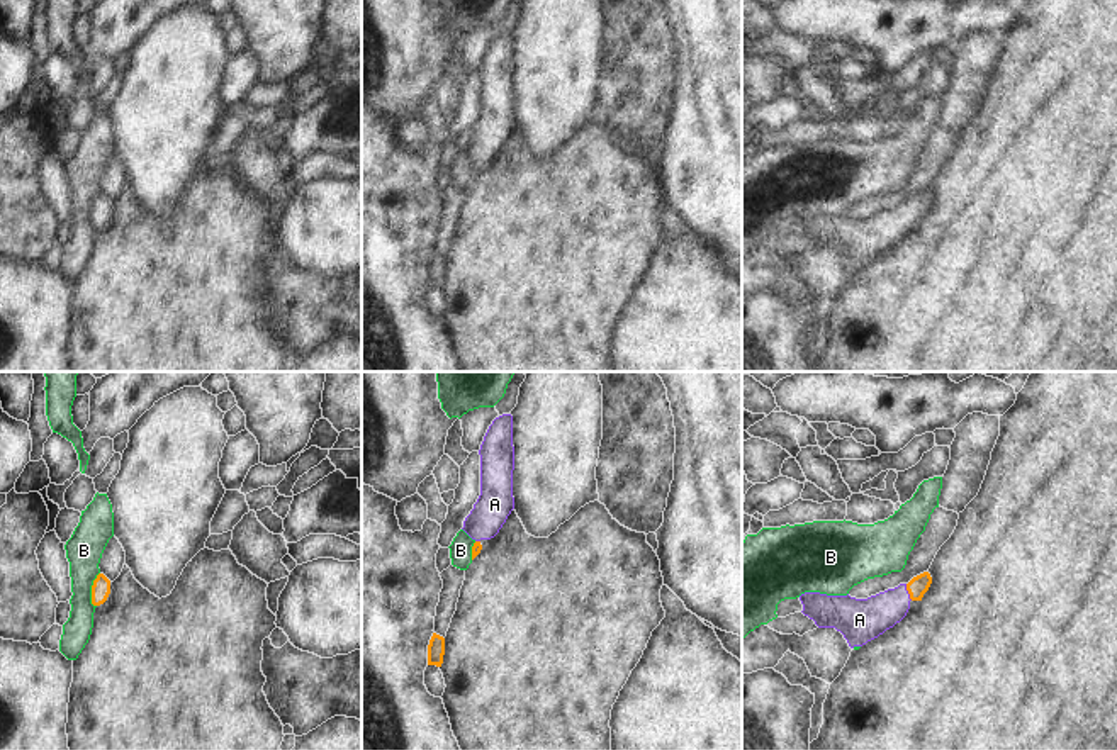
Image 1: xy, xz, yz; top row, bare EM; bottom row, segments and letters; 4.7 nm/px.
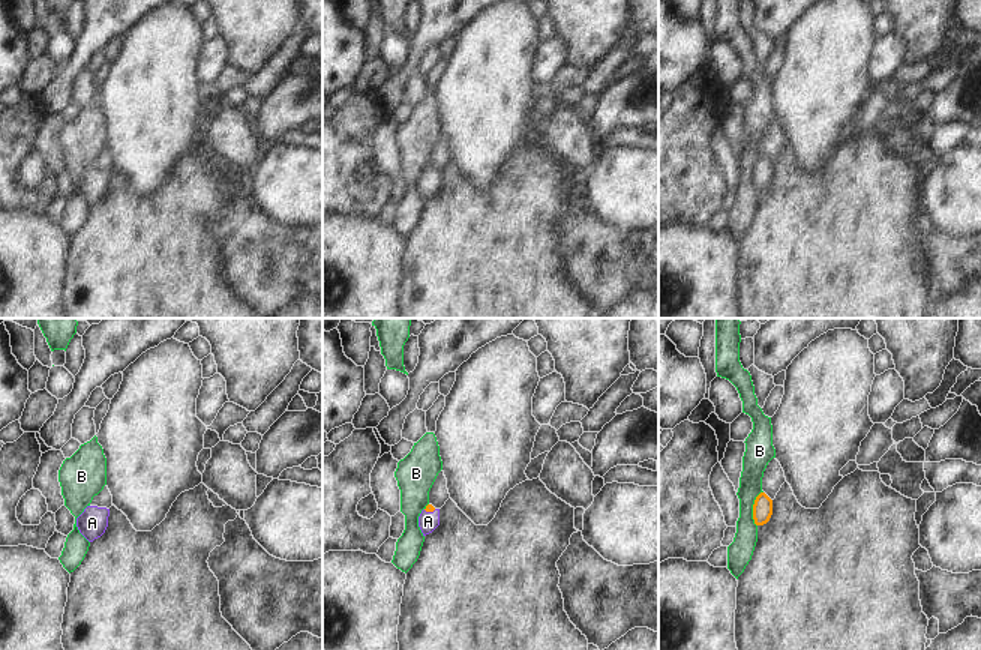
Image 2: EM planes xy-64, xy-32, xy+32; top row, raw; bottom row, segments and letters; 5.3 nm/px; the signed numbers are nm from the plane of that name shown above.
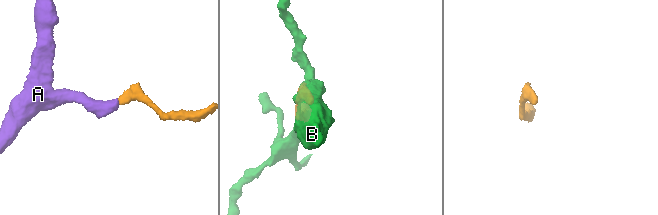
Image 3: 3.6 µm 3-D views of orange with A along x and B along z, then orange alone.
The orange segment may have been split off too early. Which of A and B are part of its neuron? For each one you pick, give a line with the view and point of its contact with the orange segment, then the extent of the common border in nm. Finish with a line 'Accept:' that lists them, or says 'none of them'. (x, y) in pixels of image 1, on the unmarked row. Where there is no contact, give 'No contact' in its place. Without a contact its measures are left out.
A: Touches orange at yz (909, 212). Shared border 90 nm
Accept: A

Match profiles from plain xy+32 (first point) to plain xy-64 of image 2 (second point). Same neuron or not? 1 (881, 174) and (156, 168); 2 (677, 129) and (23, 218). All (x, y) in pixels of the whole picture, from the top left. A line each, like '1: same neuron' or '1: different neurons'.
1: different neurons
2: different neurons

